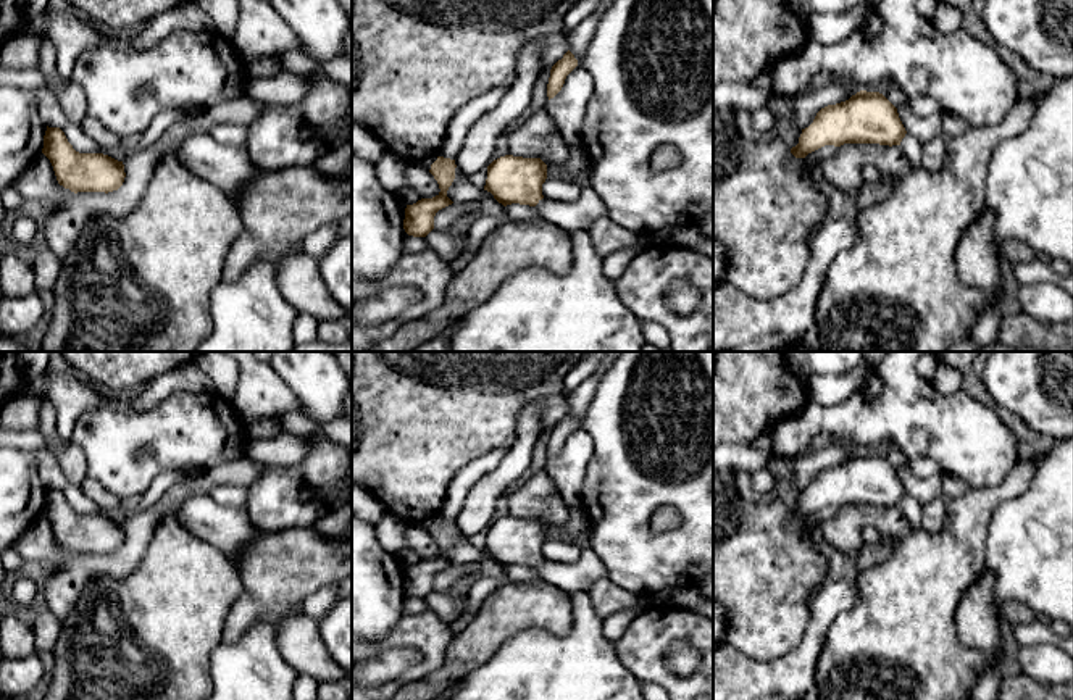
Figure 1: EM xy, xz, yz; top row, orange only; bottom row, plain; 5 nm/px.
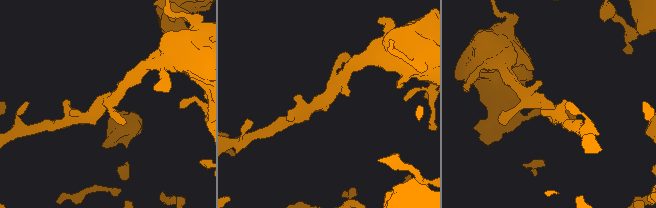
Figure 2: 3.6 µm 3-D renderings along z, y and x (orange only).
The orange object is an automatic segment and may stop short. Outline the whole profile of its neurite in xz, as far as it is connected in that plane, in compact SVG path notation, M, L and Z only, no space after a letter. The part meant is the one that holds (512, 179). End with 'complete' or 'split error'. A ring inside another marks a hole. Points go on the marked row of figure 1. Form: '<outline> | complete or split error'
M505 155L487 166L484 190L503 206L536 206L541 219L565 232L587 231L597 218L607 216L607 208L592 185L582 187L576 200L562 202L542 195L545 179L547 165L541 158Z | split error

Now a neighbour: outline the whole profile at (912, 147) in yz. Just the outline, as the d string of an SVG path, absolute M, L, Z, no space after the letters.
M905 134L900 142L900 148L904 150L912 168L921 166L921 147L923 144L912 134Z

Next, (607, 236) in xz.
M608 216L597 218L595 221L592 221L587 232L591 235L595 252L602 258L607 258L615 252L636 247L642 239L641 235L623 229Z

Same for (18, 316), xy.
M37 292L0 302L0 335L21 339L32 331L45 313L45 305Z

